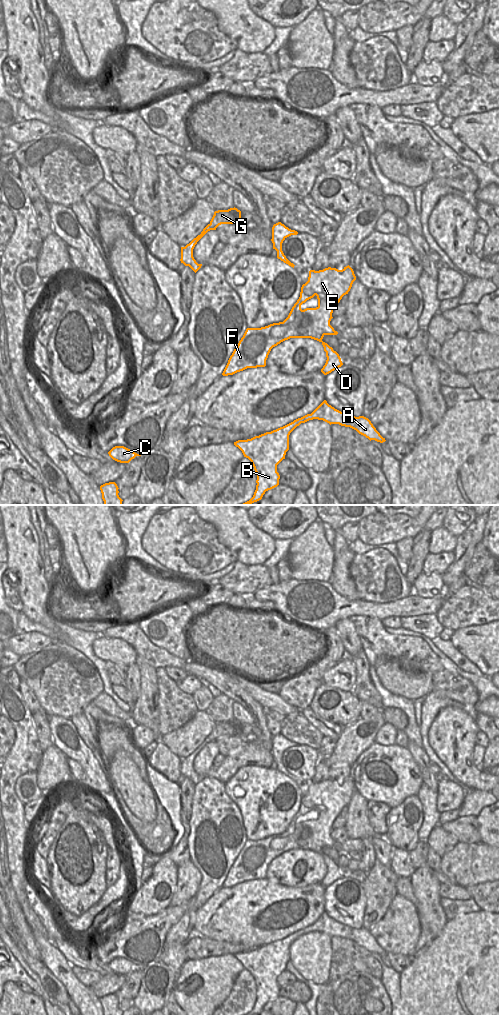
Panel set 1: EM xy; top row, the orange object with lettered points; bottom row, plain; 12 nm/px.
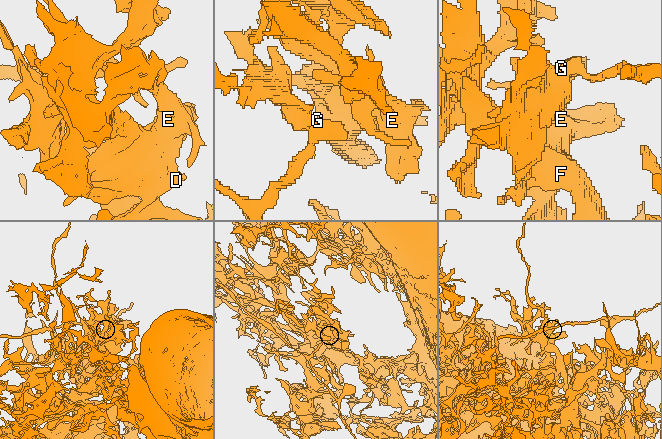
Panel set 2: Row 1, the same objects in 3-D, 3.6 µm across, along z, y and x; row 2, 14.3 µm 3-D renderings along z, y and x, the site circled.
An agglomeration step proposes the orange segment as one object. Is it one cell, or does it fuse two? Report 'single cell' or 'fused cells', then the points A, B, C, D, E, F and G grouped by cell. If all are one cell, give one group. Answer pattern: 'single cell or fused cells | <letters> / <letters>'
fused cells | A B C D E F / G

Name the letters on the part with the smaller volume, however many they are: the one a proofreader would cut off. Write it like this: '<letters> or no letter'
G

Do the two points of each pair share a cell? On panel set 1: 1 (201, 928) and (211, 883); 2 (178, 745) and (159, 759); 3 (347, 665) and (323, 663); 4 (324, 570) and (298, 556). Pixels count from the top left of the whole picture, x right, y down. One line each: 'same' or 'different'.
1: different
2: different
3: different
4: same

